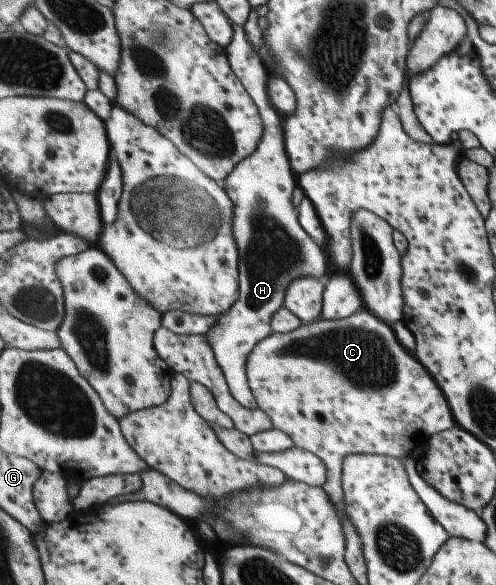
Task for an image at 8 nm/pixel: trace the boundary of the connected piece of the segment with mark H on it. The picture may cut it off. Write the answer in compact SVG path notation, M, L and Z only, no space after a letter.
M234 25L235 38L231 45L227 46L227 53L230 57L232 68L236 76L244 83L244 86L251 93L255 103L259 106L259 111L265 124L263 138L259 147L246 159L237 164L237 167L225 180L225 189L228 196L235 204L235 239L240 252L239 260L239 299L226 314L219 317L216 323L206 334L208 342L214 349L217 360L223 368L227 378L228 386L231 388L236 400L239 400L246 408L258 409L258 403L252 392L249 376L247 373L247 358L252 349L273 333L271 320L282 307L285 306L285 298L289 286L304 276L310 276L318 280L325 280L328 272L328 261L330 256L317 241L308 234L299 219L299 212L296 212L292 192L298 186L298 175L291 165L290 157L287 153L286 136L283 128L284 116L278 112L272 104L267 84L269 83L270 70L264 64L262 54L256 50L249 41L245 27Z

